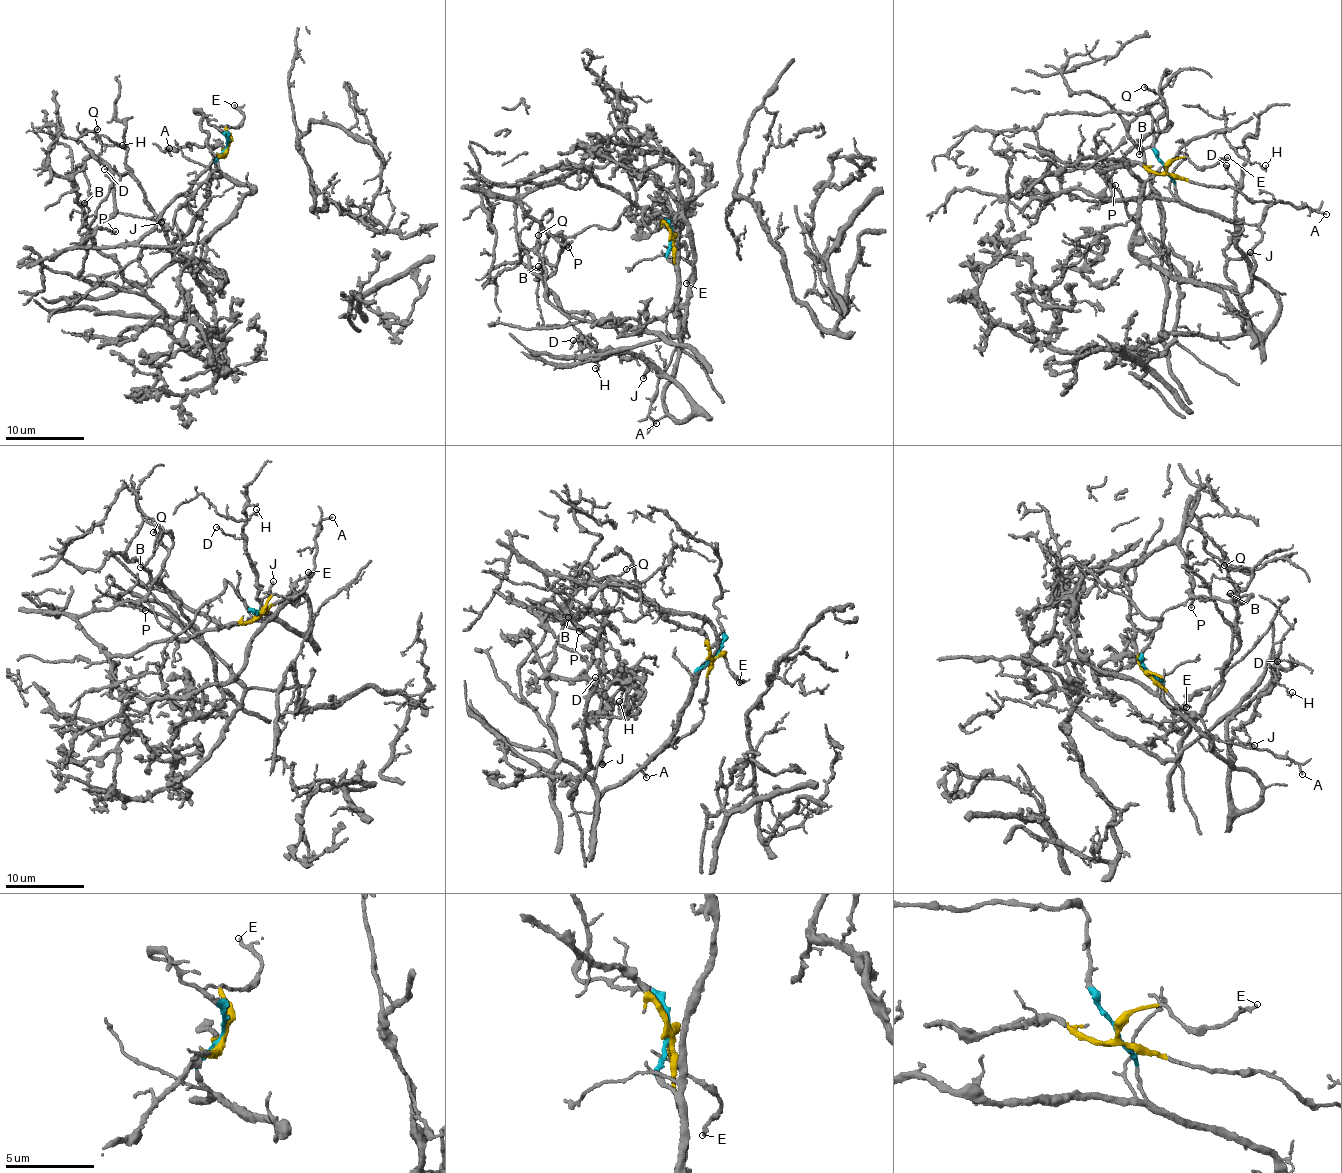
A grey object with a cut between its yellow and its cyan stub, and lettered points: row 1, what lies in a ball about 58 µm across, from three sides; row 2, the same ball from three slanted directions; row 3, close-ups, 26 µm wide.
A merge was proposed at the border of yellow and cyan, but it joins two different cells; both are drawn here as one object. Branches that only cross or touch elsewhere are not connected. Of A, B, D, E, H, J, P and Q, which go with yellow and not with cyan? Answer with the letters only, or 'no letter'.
A, B, E, P, Q

